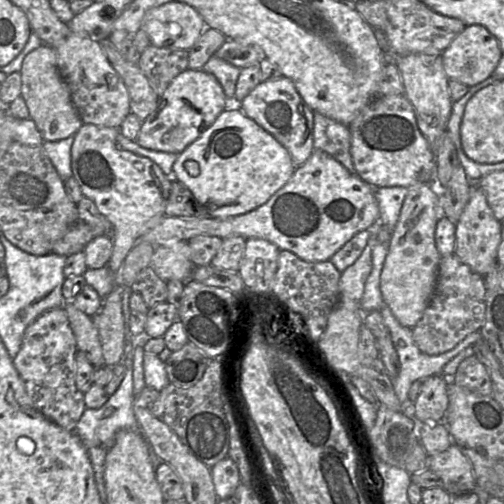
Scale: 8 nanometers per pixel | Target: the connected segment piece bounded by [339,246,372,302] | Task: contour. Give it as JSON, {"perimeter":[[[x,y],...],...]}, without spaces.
{"perimeter":[[[366,246],[358,259],[346,268],[339,281],[339,298],[360,302],[364,285],[372,269],[371,247]]]}

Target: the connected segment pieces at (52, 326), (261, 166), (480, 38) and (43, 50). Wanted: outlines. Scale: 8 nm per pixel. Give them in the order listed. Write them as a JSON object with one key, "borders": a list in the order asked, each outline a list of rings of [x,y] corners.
{"borders":[[[[63,307],[49,310],[25,330],[13,365],[23,381],[33,407],[65,430],[75,429],[86,410],[84,393],[76,387],[75,357],[77,344]]],[[[240,109],[224,110],[173,166],[175,179],[194,195],[210,218],[227,219],[264,205],[291,179],[296,166],[289,152]]],[[[469,25],[443,51],[444,72],[449,80],[472,87],[491,77],[502,54],[503,52],[497,39],[485,27]]],[[[41,45],[31,51],[23,60],[20,75],[20,96],[43,140],[60,141],[74,136],[83,122],[72,103],[69,87],[59,73],[55,50],[48,45]]]]}

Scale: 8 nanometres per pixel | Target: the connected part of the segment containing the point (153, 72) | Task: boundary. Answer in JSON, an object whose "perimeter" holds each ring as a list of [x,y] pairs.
{"perimeter":[[[151,44],[141,53],[138,64],[153,90],[161,97],[171,82],[189,69],[189,51]]]}

